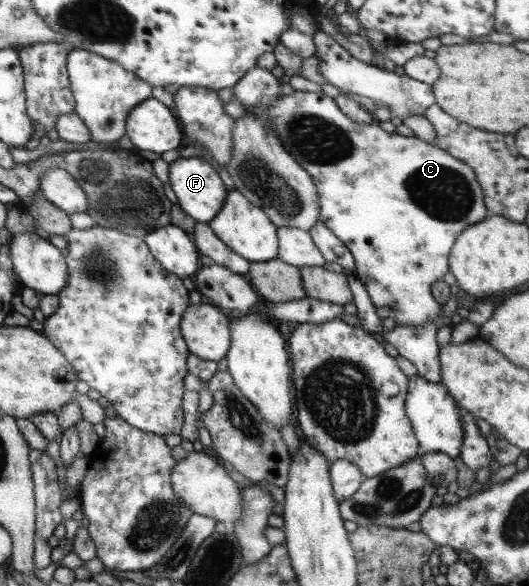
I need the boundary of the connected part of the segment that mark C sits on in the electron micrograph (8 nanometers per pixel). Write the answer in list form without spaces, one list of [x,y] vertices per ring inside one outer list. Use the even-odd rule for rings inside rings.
[[[295,91],[294,94],[281,95],[271,101],[271,105],[266,105],[266,113],[268,123],[273,125],[286,151],[312,176],[319,195],[320,221],[326,224],[326,227],[352,252],[355,259],[353,273],[365,285],[372,303],[376,306],[378,317],[381,320],[391,317],[398,326],[406,324],[419,326],[432,320],[439,320],[442,305],[434,299],[432,284],[442,281],[444,274],[449,271],[449,255],[452,246],[463,230],[470,225],[486,220],[486,216],[490,214],[489,209],[485,206],[483,189],[477,180],[475,171],[434,143],[424,142],[416,136],[408,137],[396,132],[386,132],[380,128],[378,121],[362,124],[352,121],[345,113],[342,113],[335,99],[323,91],[318,93]]]

